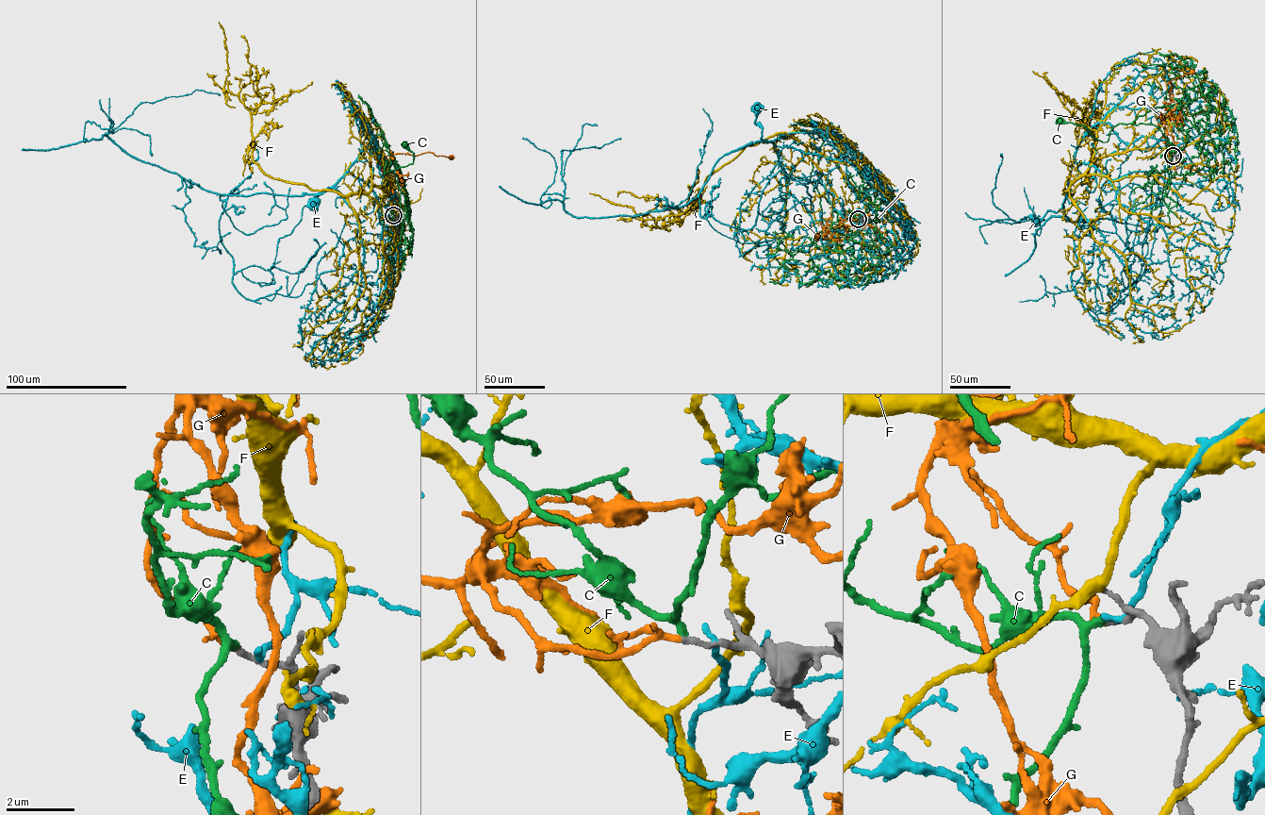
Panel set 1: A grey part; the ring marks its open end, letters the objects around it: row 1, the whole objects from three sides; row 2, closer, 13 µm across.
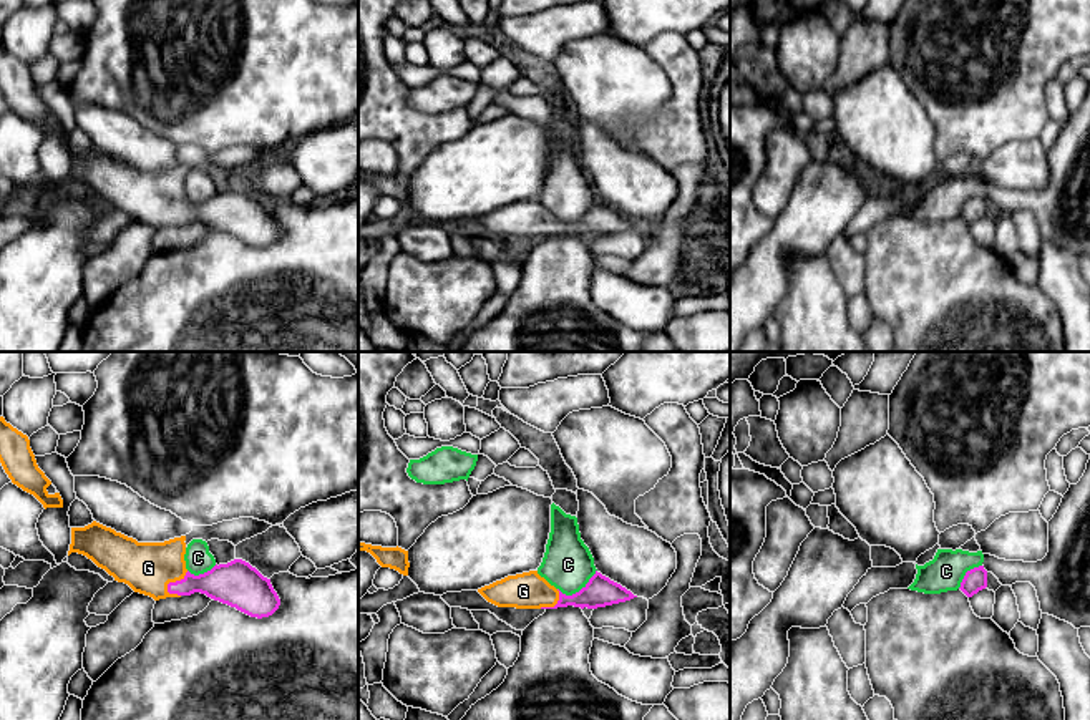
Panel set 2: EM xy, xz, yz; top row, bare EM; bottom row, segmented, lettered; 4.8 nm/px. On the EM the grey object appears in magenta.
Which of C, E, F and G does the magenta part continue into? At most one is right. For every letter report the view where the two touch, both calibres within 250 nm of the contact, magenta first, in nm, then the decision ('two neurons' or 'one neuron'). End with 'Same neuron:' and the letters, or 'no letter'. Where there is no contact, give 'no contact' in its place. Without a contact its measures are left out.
C: contact in xz; calibres 150 and 260 nm; two neurons
E: no contact; two neurons
F: no contact; two neurons
G: contact in xy; calibres 190 and 240 nm; one neuron
Same neuron: G

